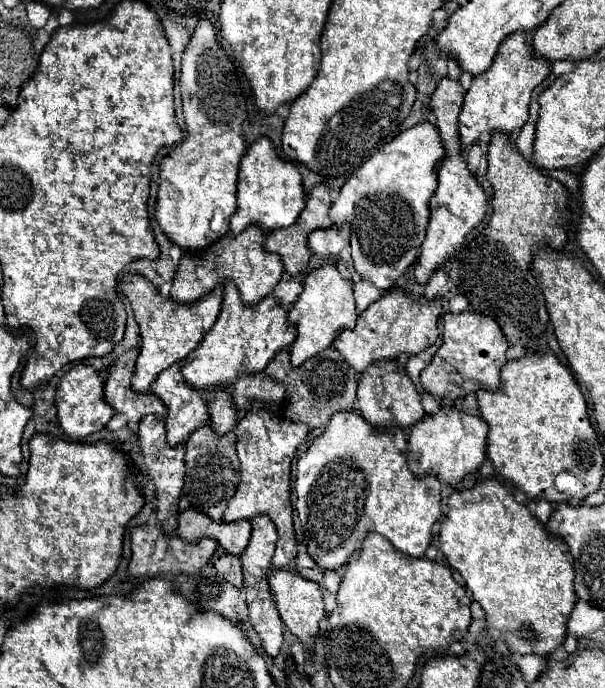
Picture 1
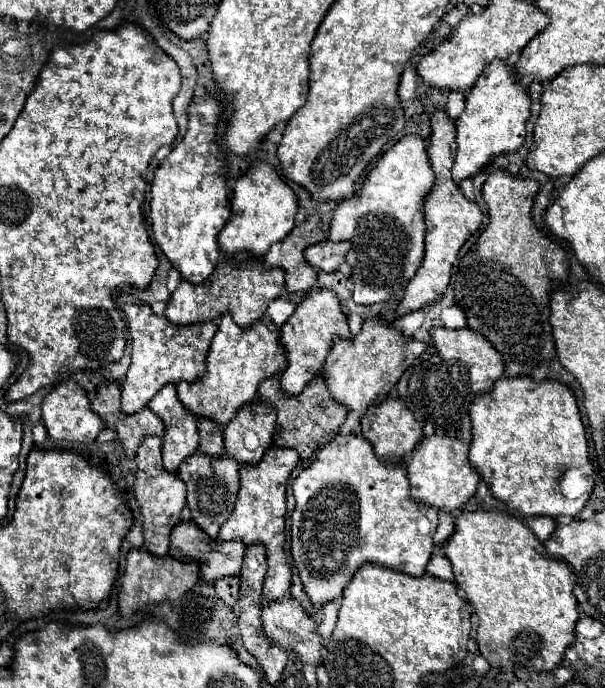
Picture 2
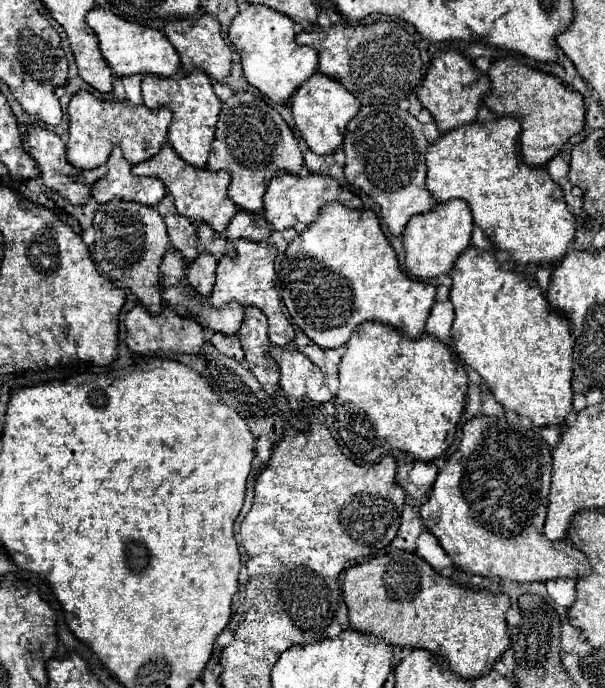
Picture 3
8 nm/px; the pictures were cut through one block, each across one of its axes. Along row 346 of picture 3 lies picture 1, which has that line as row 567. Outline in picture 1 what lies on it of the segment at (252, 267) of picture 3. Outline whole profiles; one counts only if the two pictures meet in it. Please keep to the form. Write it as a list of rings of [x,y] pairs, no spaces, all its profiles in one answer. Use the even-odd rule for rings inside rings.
[[[254,402],[248,406],[248,412],[244,418],[238,420],[234,428],[238,442],[238,458],[240,458],[240,484],[230,498],[226,512],[224,512],[224,522],[234,522],[234,520],[252,520],[256,514],[268,514],[276,528],[278,528],[278,544],[274,552],[272,564],[276,568],[292,564],[298,552],[298,540],[292,524],[292,506],[290,506],[290,468],[292,468],[292,458],[296,454],[296,448],[306,440],[308,436],[308,426],[302,422],[290,422],[284,420],[281,415],[270,410],[264,402]]]

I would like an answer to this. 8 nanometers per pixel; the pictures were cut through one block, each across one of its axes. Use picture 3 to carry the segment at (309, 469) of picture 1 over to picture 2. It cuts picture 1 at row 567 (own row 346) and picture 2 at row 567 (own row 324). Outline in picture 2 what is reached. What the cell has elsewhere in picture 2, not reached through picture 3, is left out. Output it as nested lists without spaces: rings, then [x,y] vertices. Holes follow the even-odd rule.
[[[354,432],[336,434],[330,442],[326,442],[324,448],[318,450],[316,460],[298,474],[298,478],[292,484],[292,492],[294,492],[294,498],[296,498],[296,510],[294,510],[292,518],[290,518],[292,520],[292,530],[290,530],[290,534],[292,534],[292,558],[294,558],[294,564],[296,564],[298,572],[300,572],[300,580],[304,584],[304,590],[306,590],[306,594],[310,596],[310,600],[316,606],[324,606],[326,602],[340,598],[344,588],[352,580],[354,572],[364,562],[376,562],[376,564],[382,564],[386,568],[394,568],[394,570],[410,574],[410,576],[422,576],[426,572],[426,564],[428,564],[428,560],[432,556],[432,548],[434,548],[434,532],[436,532],[436,526],[438,526],[438,510],[432,510],[432,506],[420,506],[420,502],[412,502],[412,496],[408,494],[406,466],[402,462],[382,462],[374,454],[372,444],[364,436],[354,434]]]

